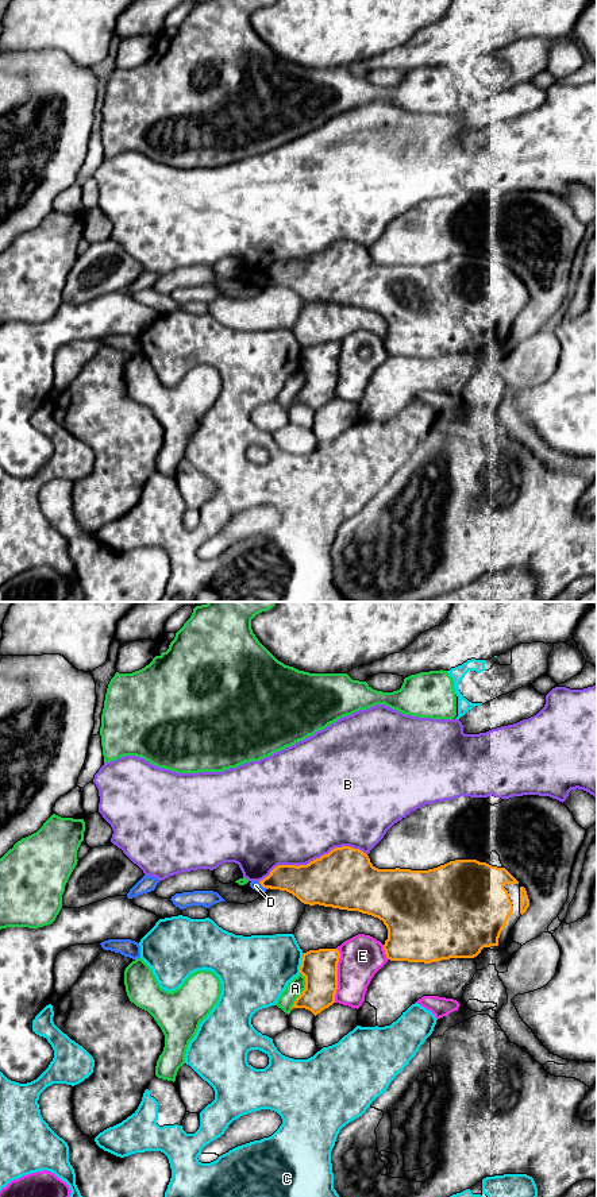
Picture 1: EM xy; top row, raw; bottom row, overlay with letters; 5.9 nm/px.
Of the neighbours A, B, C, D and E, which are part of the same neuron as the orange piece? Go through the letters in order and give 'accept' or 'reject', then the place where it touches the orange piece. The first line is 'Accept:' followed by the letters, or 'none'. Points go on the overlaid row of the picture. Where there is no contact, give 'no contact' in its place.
Accept: none
A: reject; meets orange in xy at (303, 991)
B: reject; meets orange in xy at (314, 860)
C: reject; meets orange in xy at (301, 962)
D: reject; meets orange in xy at (262, 885)
E: reject; meets orange in xy at (336, 975)

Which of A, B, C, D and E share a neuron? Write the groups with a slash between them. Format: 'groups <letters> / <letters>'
groups A / B / C / D / E

